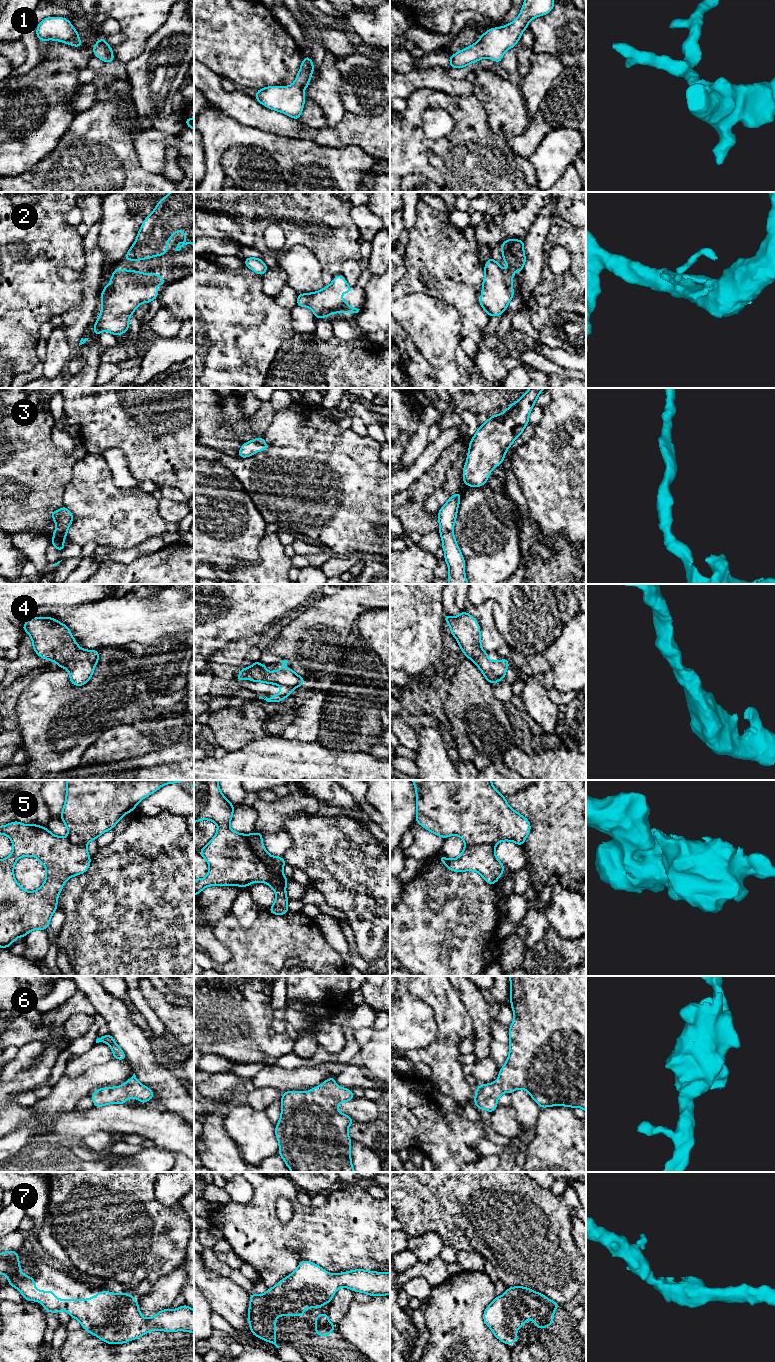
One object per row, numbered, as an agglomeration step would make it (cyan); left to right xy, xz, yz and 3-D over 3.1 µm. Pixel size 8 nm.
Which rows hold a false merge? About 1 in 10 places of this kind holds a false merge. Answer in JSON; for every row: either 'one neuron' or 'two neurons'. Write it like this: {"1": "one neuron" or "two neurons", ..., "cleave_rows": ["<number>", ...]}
{"1": "one neuron", "2": "one neuron", "3": "one neuron", "4": "one neuron", "5": "two neurons", "6": "one neuron", "7": "one neuron", "cleave_rows": ["5"]}

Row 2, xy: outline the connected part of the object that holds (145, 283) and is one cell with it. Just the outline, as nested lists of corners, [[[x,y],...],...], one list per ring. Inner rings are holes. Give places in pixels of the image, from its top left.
[[[114,269],[110,284],[100,295],[102,309],[94,323],[94,334],[108,331],[114,336],[129,329],[130,316],[141,303],[152,302],[159,292],[156,285],[166,285],[161,274],[142,273],[137,270]]]

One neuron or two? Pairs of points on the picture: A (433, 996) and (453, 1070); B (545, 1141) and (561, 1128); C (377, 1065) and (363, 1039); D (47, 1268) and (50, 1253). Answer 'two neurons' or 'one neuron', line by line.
A: one neuron
B: one neuron
C: two neurons
D: two neurons

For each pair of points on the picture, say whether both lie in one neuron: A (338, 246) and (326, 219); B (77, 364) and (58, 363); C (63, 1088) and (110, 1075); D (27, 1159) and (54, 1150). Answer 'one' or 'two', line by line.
A: one
B: two
C: one
D: one

